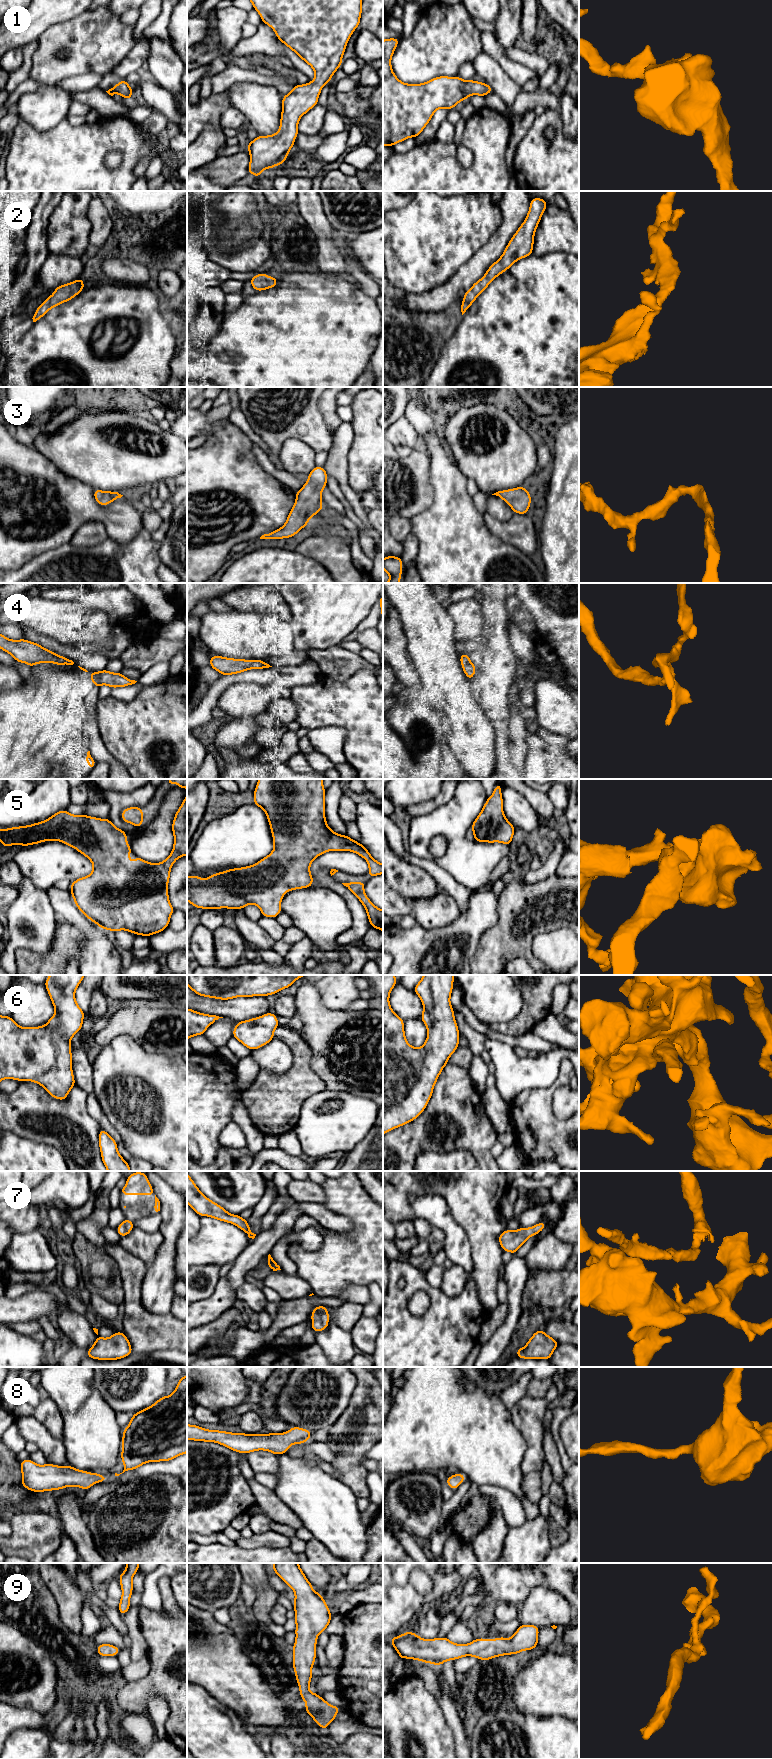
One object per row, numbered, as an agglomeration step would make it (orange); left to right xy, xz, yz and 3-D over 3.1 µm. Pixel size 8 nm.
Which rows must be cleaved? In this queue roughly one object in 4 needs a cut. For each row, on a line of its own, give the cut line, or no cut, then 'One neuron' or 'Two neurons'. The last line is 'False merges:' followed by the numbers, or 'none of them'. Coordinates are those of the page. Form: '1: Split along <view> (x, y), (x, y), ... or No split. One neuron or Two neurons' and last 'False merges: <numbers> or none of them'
1: No split. One neuron
2: No split. One neuron
3: No split. One neuron
4: No split. One neuron
5: No split. One neuron
6: No split. One neuron
7: No split. One neuron
8: No split. One neuron
9: No split. One neuron
False merges: none of them

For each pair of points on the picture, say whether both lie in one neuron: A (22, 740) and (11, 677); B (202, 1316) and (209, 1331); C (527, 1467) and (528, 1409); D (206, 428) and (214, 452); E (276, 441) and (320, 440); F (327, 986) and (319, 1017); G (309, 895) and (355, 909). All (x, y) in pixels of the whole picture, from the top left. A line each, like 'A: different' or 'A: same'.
A: different
B: different
C: same
D: different
E: same
F: different
G: different

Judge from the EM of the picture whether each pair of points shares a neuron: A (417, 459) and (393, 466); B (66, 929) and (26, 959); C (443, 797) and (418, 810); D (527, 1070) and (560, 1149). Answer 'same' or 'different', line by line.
A: same
B: same
C: same
D: different

